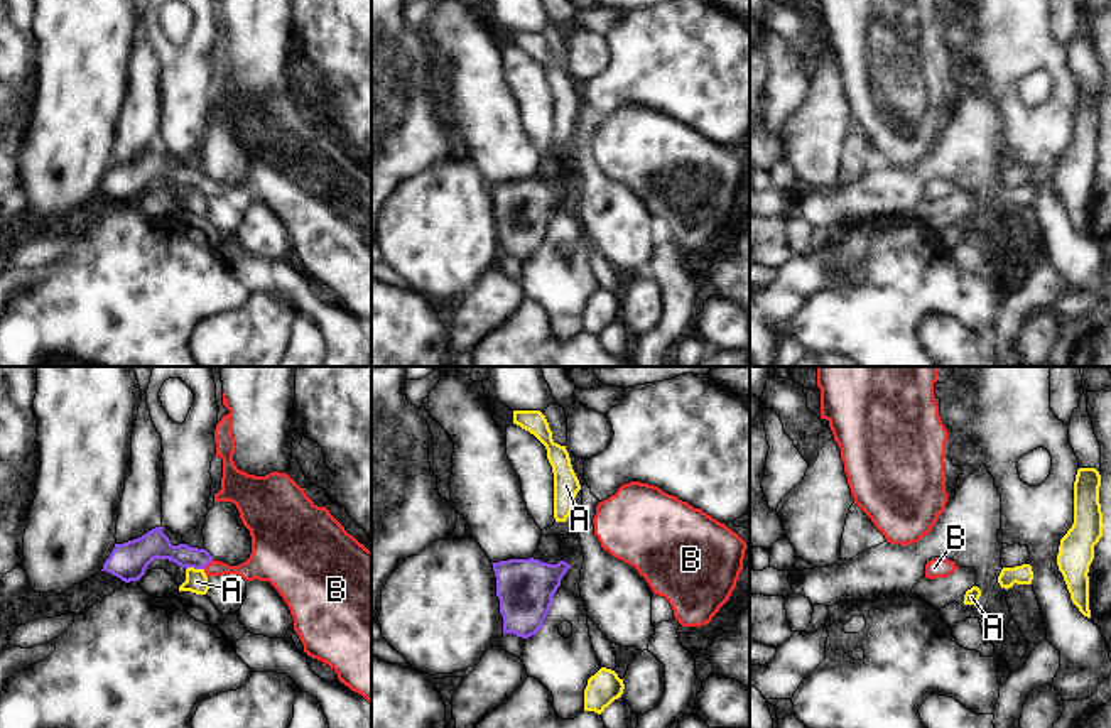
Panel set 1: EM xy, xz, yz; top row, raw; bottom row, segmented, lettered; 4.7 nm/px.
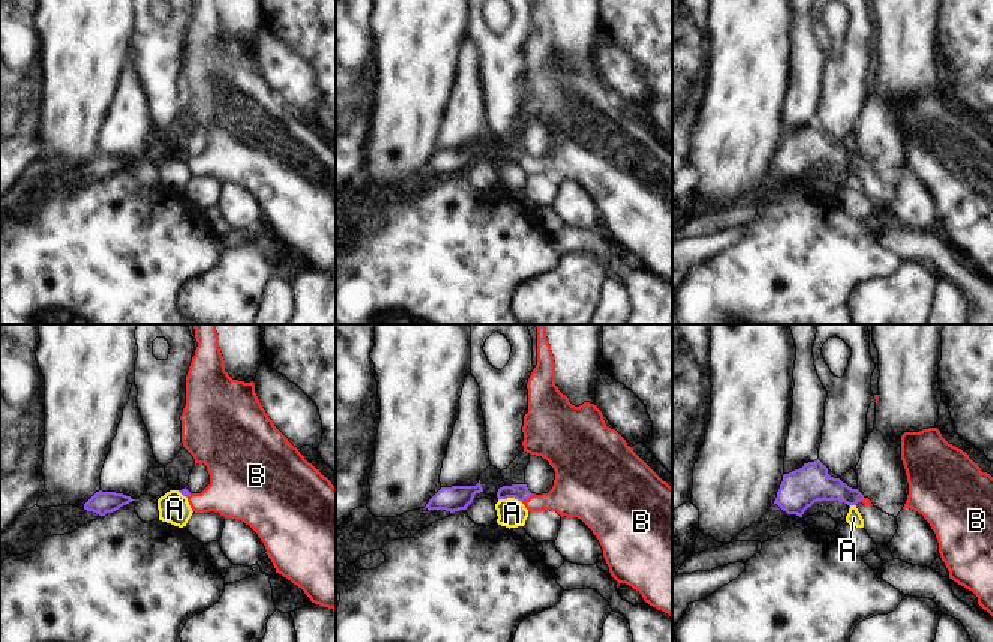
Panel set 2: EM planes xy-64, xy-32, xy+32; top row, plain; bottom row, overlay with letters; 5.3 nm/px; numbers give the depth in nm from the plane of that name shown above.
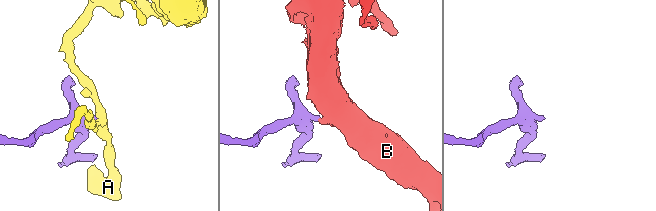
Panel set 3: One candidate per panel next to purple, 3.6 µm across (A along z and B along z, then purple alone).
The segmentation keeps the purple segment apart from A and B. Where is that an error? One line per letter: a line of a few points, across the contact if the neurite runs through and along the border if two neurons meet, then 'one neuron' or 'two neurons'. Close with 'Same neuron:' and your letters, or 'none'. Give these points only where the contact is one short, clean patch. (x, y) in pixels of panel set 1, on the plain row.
A: xy (203, 190), (186, 191) | two neurons
B: xy (159, 168), (208, 184), (227, 191), (260, 186) | one neuron
Same neuron: B

